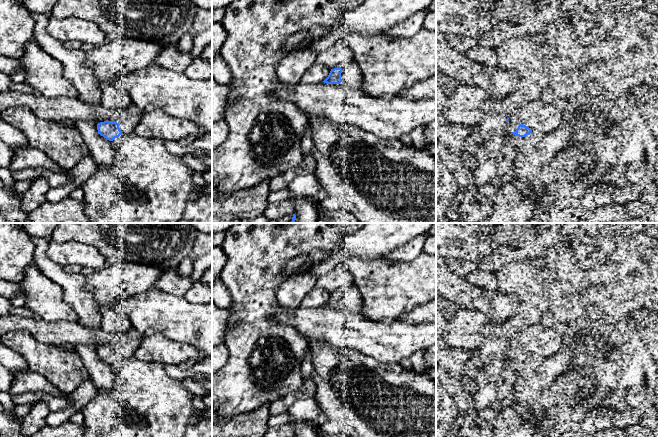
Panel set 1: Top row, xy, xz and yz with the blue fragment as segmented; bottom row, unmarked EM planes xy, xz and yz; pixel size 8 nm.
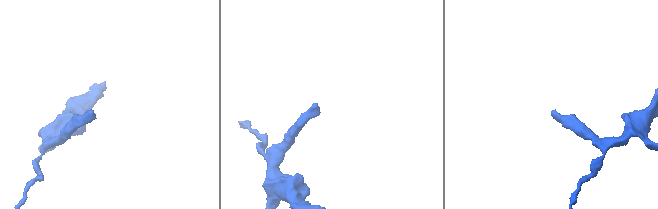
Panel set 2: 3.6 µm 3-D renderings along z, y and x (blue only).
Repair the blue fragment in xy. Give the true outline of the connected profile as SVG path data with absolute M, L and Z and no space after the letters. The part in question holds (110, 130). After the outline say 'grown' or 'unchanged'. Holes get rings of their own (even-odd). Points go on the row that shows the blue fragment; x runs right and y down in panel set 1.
M133 115L120 123L115 121L104 121L97 124L98 133L109 141L122 134L132 133L139 123L142 115Z | grown

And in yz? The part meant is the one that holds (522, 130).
M513 117L506 119L505 130L506 132L519 137L525 137L532 132L532 130L529 127L520 124Z | grown

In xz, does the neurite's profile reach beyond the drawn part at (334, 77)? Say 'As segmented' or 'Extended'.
Extended

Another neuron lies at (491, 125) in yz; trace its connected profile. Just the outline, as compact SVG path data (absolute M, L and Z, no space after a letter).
M520 79L518 87L504 99L498 100L500 113L484 113L478 121L479 134L484 146L476 158L473 170L473 181L477 189L481 189L496 177L496 162L504 144L503 136L506 132L506 119L511 118L524 105L538 99L541 87L536 83Z

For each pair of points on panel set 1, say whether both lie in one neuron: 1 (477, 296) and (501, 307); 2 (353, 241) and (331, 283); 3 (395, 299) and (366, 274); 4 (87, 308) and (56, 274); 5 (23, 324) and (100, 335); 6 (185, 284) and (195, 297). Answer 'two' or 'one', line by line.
1: one
2: two
3: one
4: one
5: one
6: two

